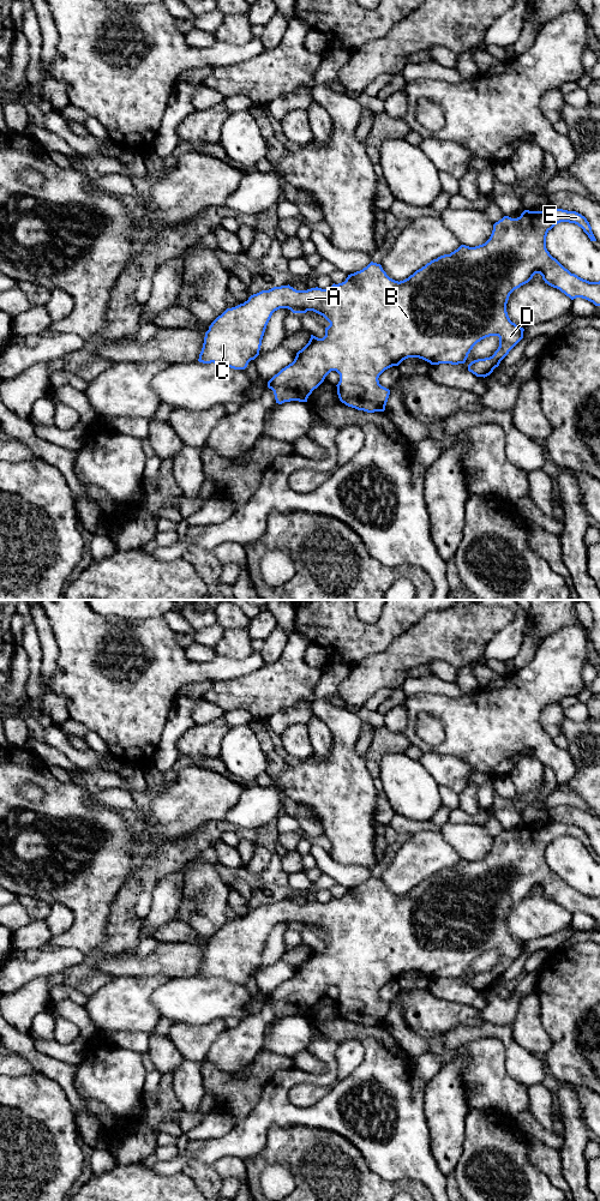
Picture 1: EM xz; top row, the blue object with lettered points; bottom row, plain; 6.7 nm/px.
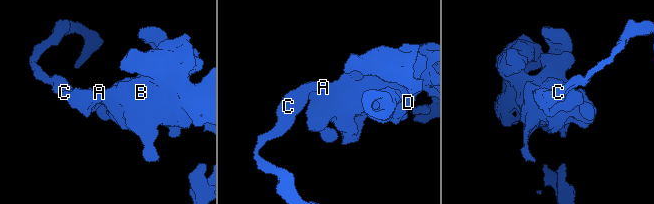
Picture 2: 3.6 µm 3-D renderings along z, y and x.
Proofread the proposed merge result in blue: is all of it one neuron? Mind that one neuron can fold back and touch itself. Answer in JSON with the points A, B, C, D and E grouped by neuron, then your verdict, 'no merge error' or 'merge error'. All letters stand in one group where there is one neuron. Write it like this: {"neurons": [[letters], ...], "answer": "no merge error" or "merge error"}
{"neurons": [["A", "B", "C", "D", "E"]], "answer": "no merge error"}

